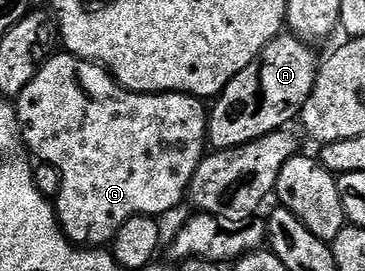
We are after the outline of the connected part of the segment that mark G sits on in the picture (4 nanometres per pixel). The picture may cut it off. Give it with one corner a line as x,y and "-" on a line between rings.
69,53
58,54
51,54
40,69
40,73
36,73
36,77
32,77
32,81
28,81
28,85
16,96
20,139
23,144
26,142
27,149
36,158
51,163
62,174
62,188
58,191
58,199
56,198
56,210
58,212
58,222
61,223
62,232
67,239
83,249
102,249
115,239
117,231
129,218
134,218
137,215
162,217
165,211
180,206
182,199
184,203
192,177
204,161
204,152
208,147
208,111
193,95
130,91
127,87
121,87
117,79
105,67
101,67
99,63
90,63
86,59
81,59

